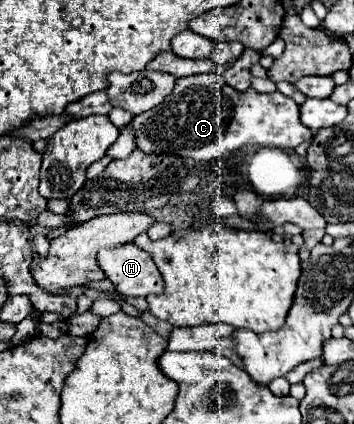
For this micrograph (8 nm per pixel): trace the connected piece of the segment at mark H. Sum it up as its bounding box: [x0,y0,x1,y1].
[97,242,165,296]

